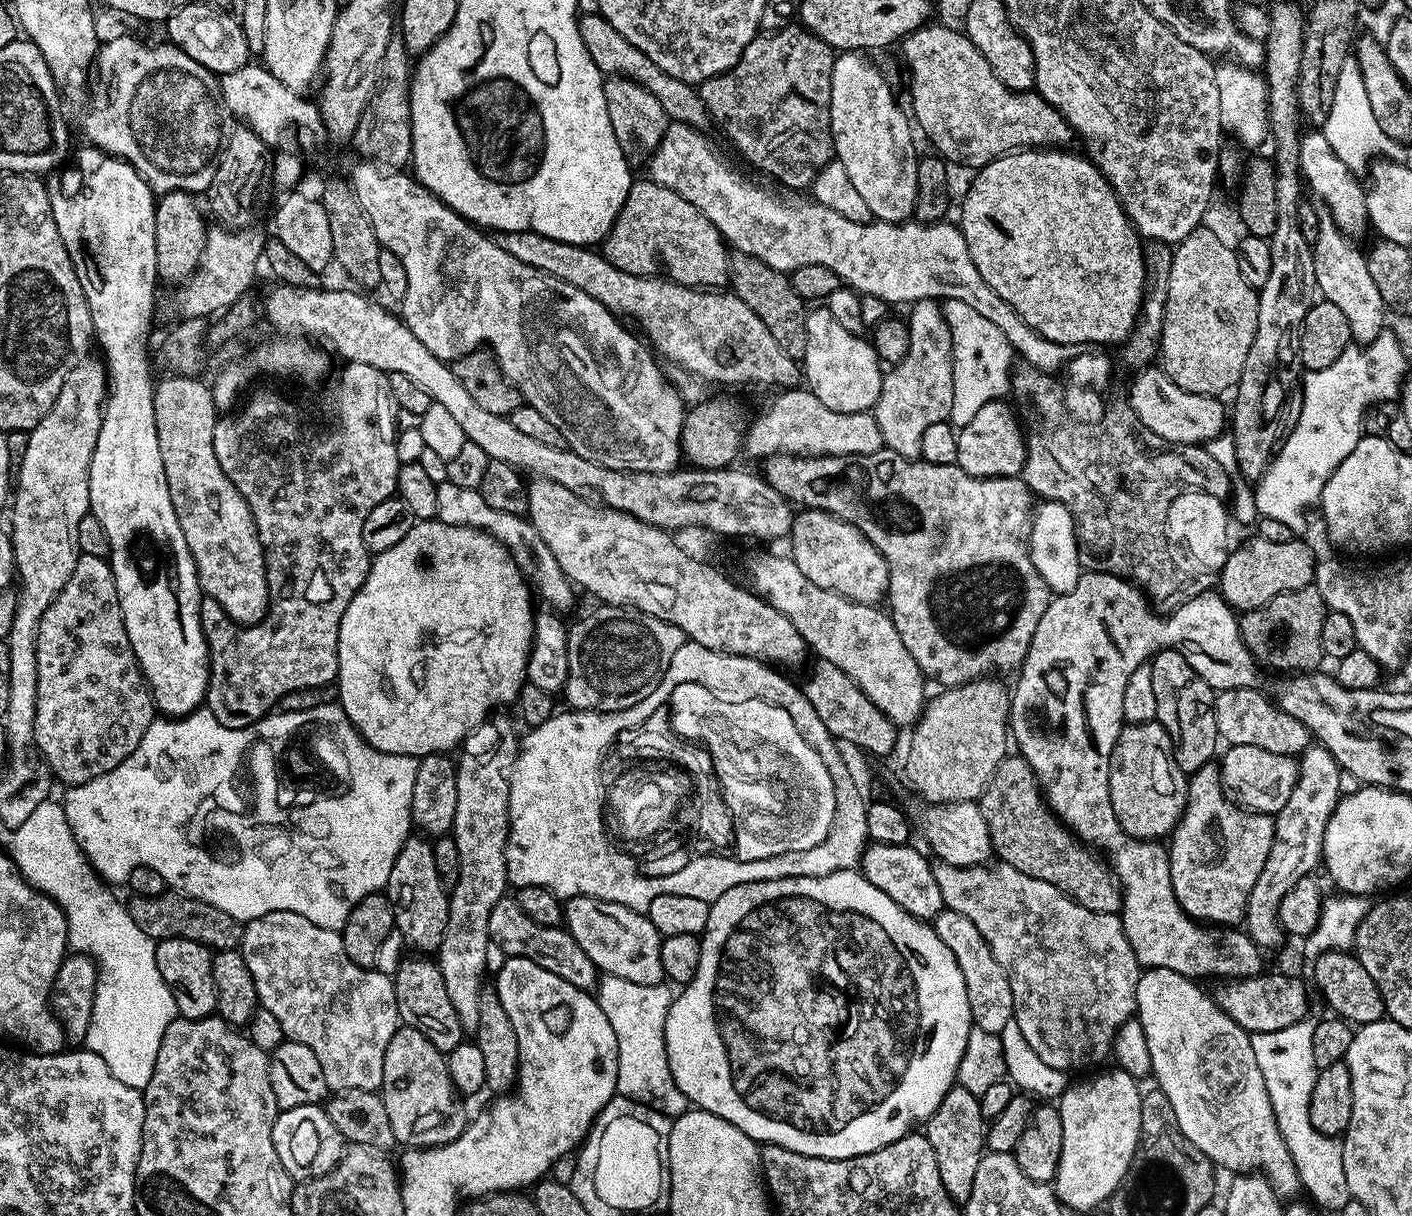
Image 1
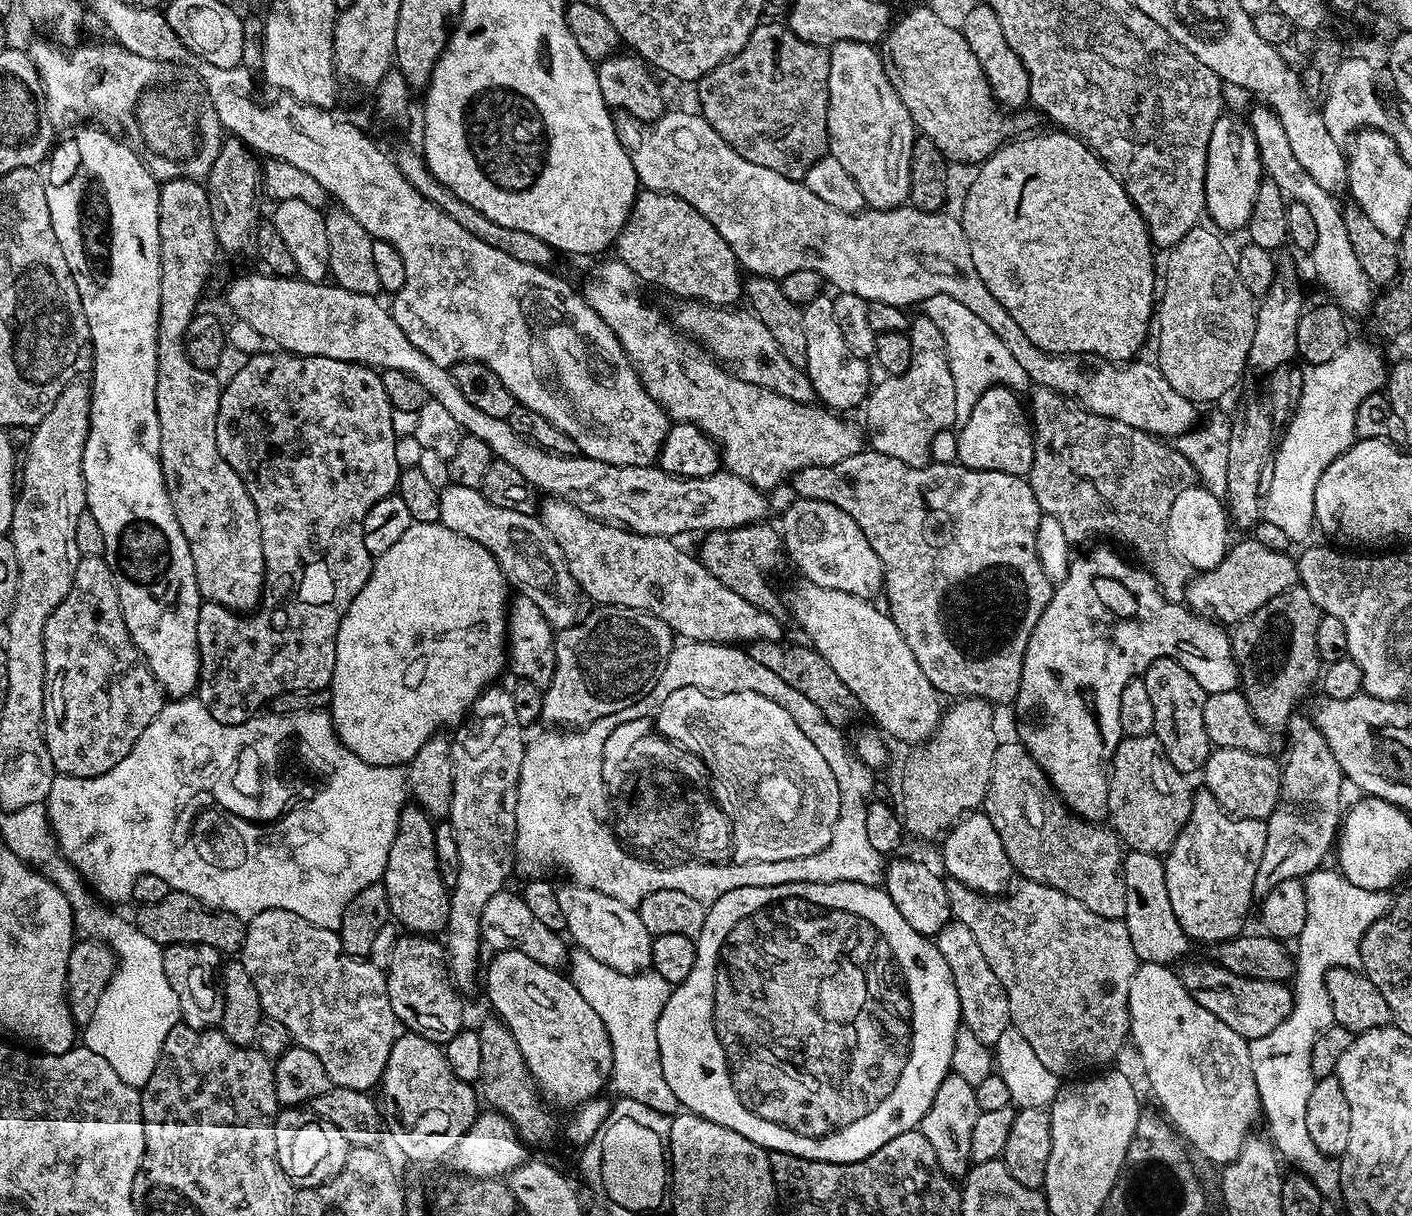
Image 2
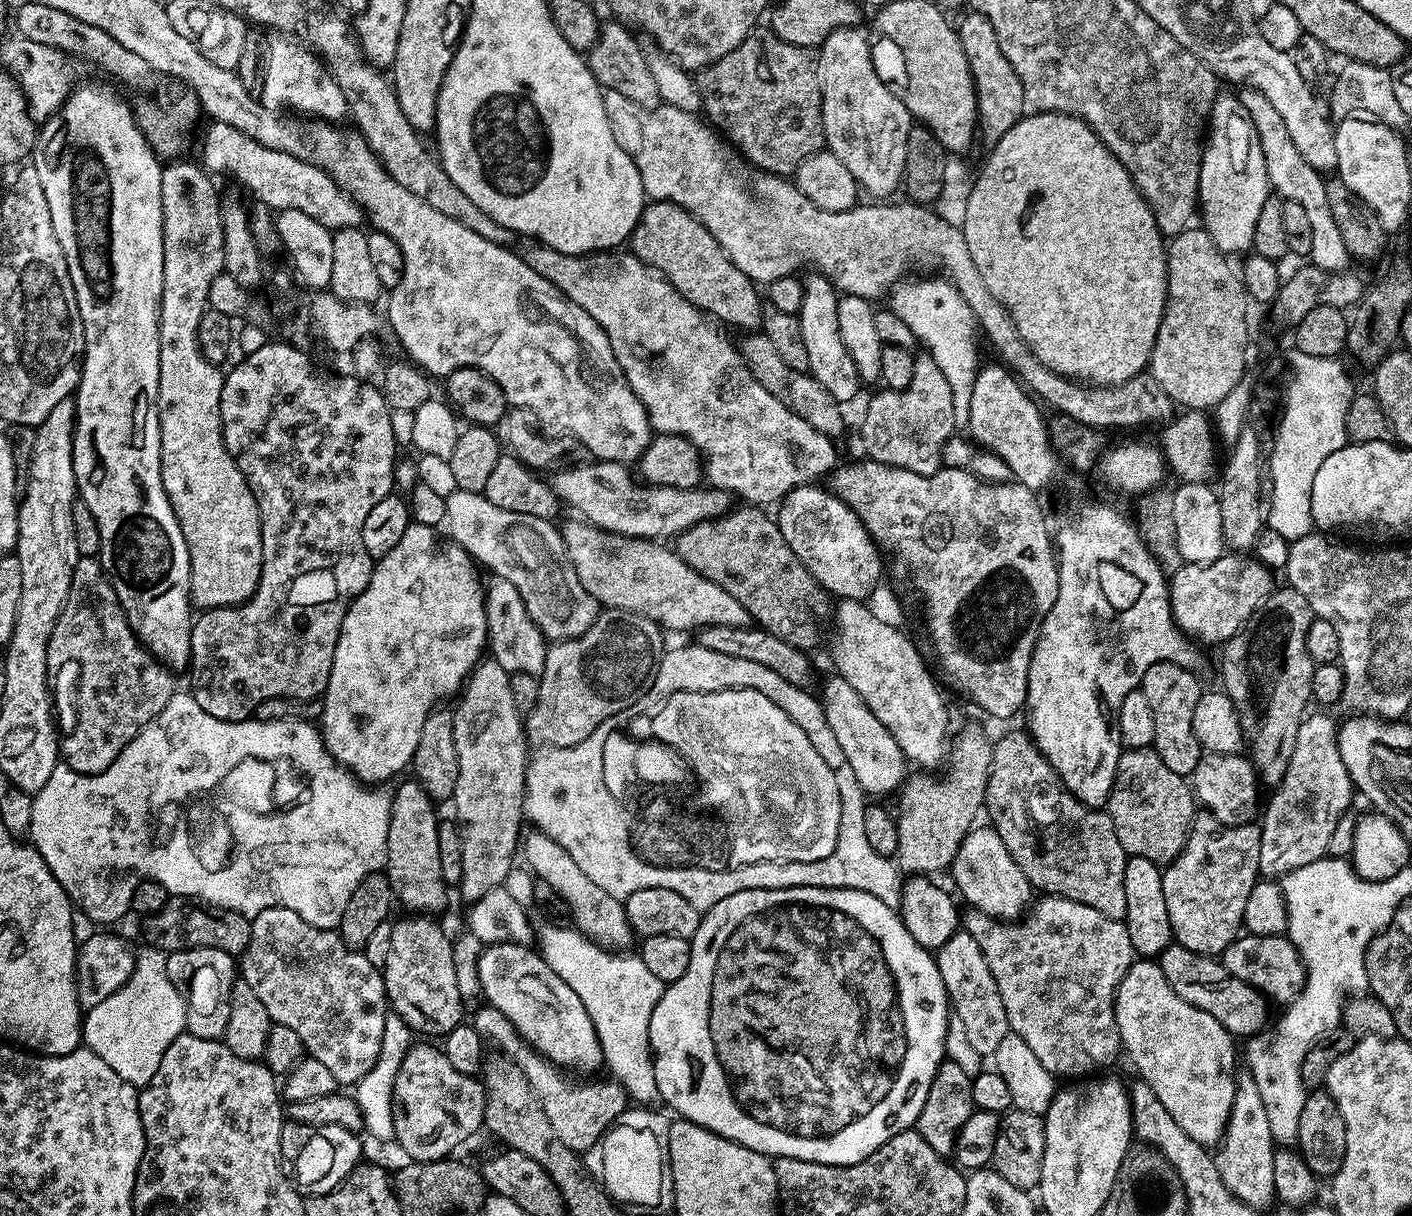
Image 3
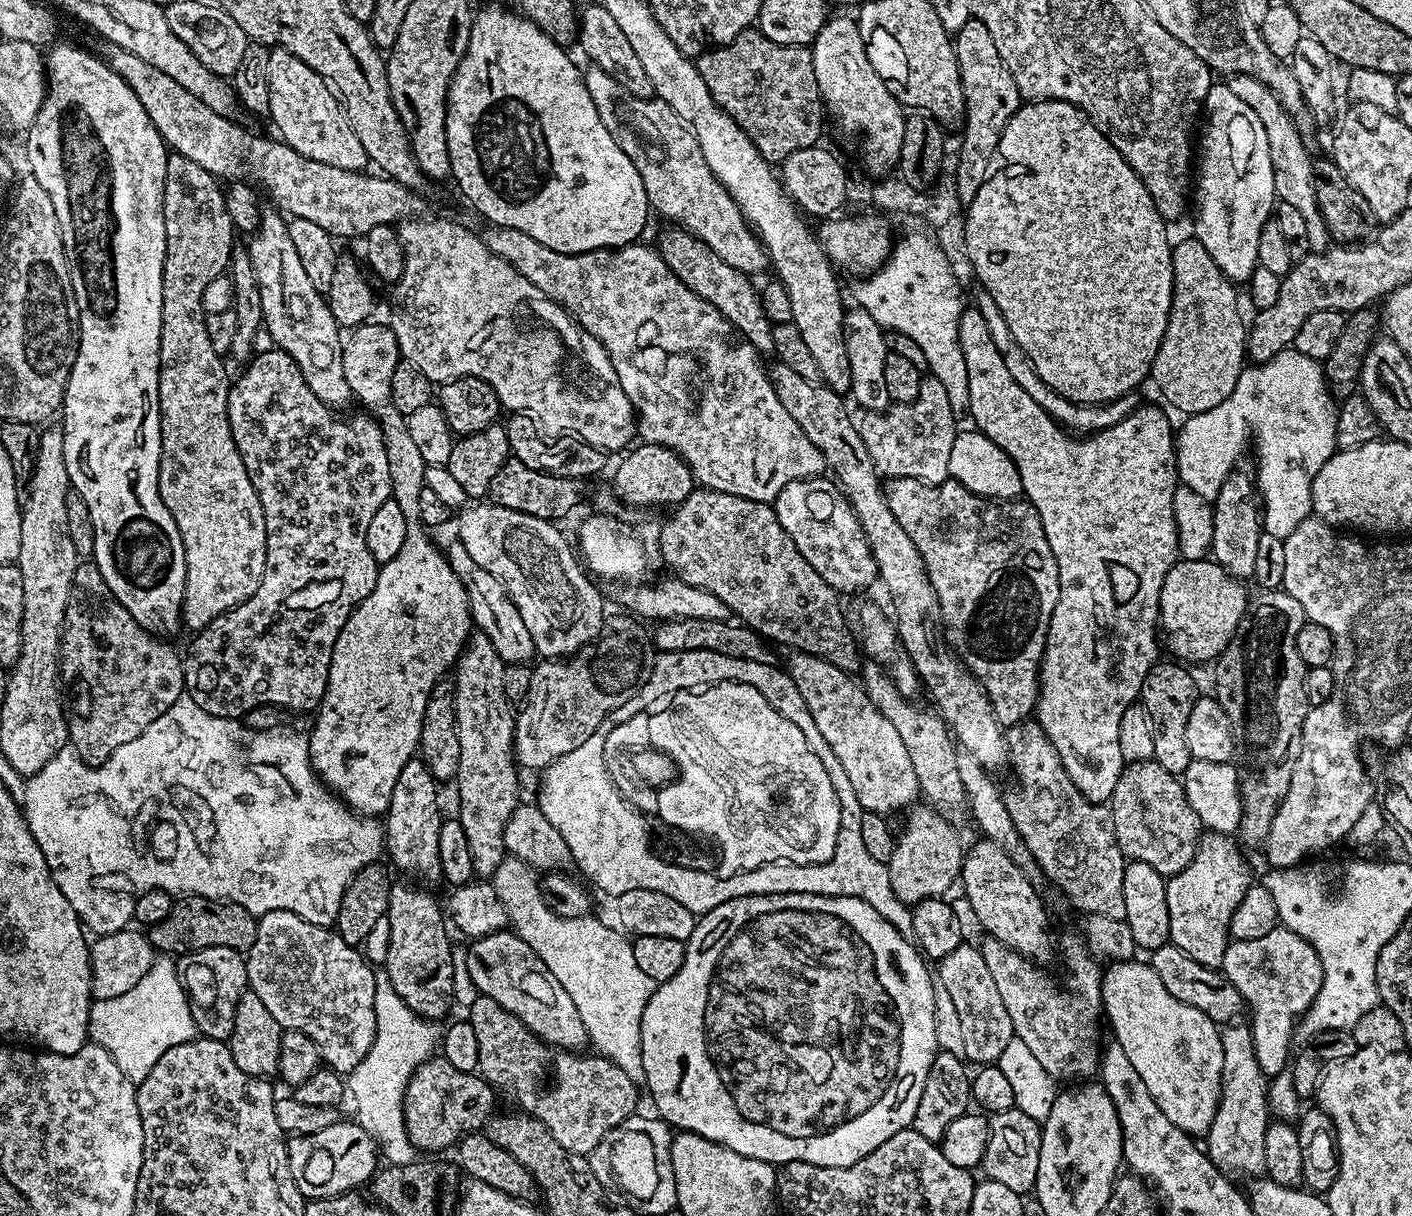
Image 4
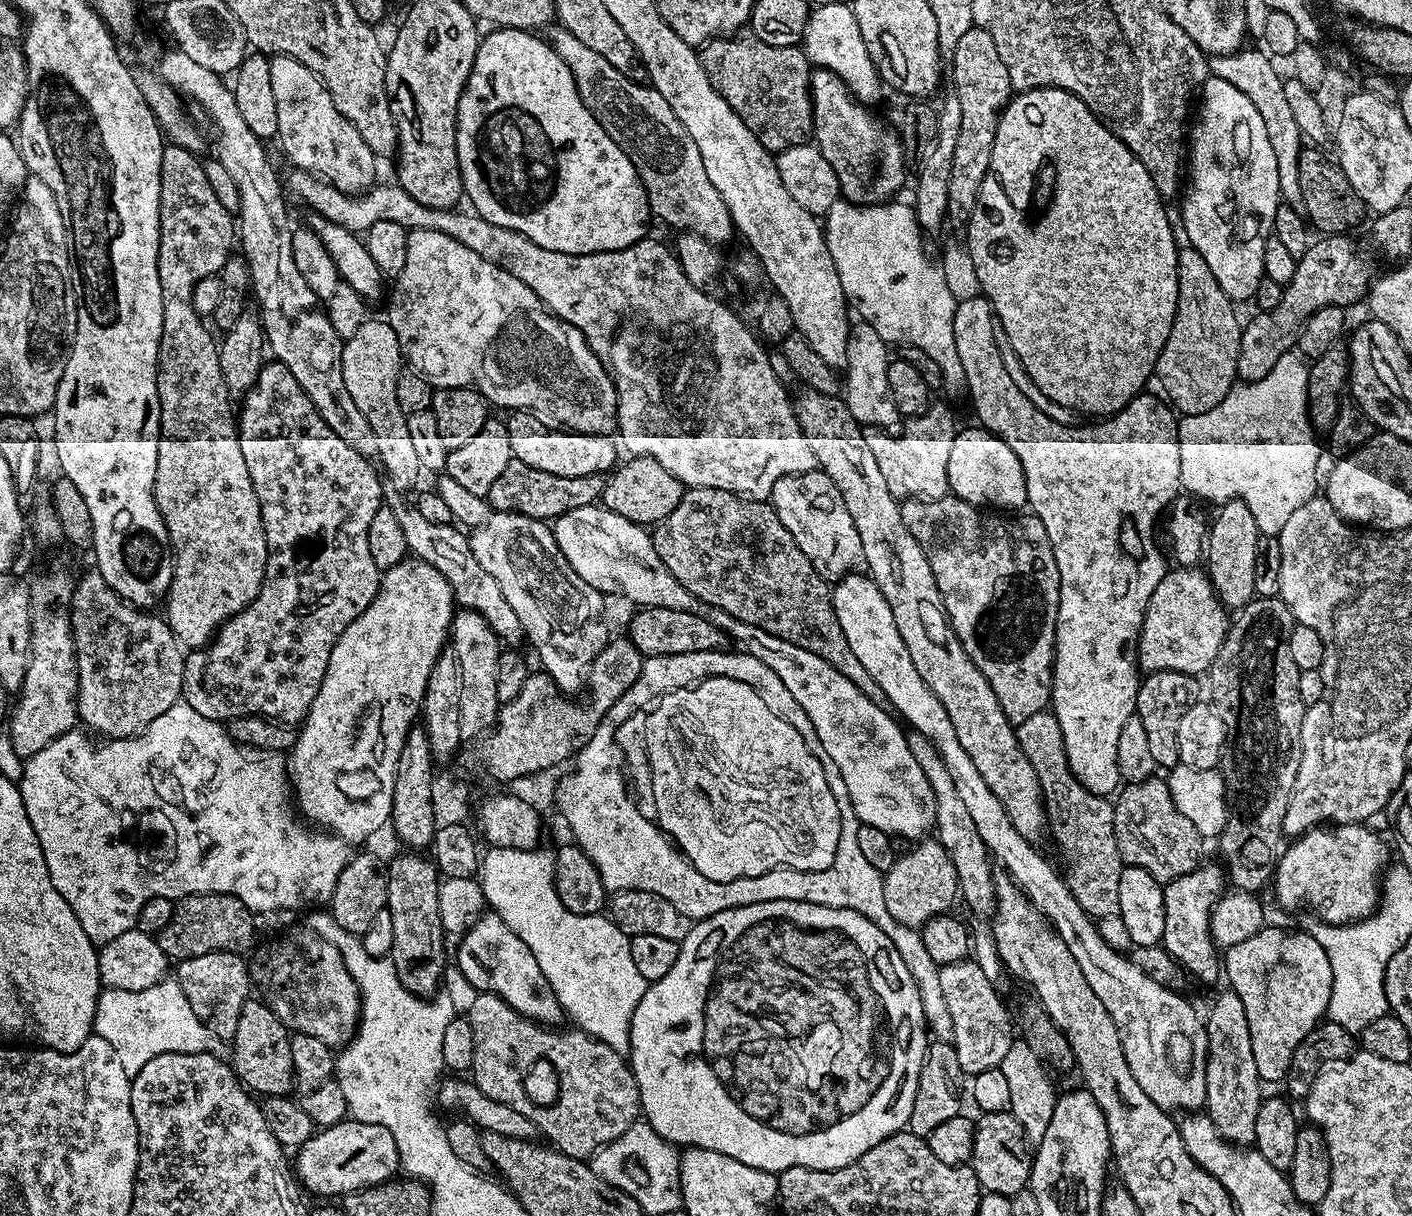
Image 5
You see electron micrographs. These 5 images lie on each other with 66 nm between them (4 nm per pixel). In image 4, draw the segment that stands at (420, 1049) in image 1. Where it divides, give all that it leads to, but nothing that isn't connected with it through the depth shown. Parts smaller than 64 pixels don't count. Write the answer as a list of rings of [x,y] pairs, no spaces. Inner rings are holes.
[[[433,1055],[431,1060],[420,1064],[414,1070],[404,1095],[404,1125],[412,1147],[424,1154],[438,1154],[443,1148],[451,1149],[463,1136],[470,1132],[479,1132],[492,1119],[496,1108],[497,1089],[485,1082],[483,1076],[476,1072],[463,1072],[450,1066],[443,1055]]]

